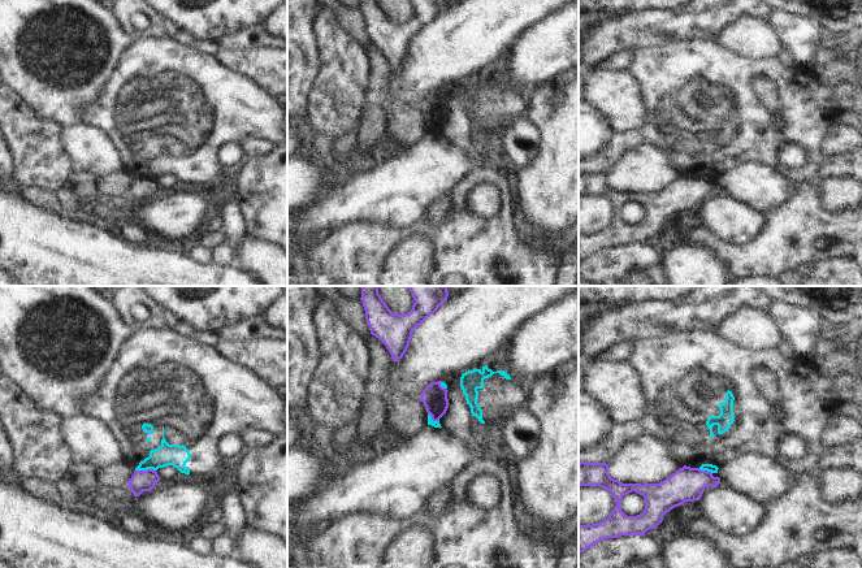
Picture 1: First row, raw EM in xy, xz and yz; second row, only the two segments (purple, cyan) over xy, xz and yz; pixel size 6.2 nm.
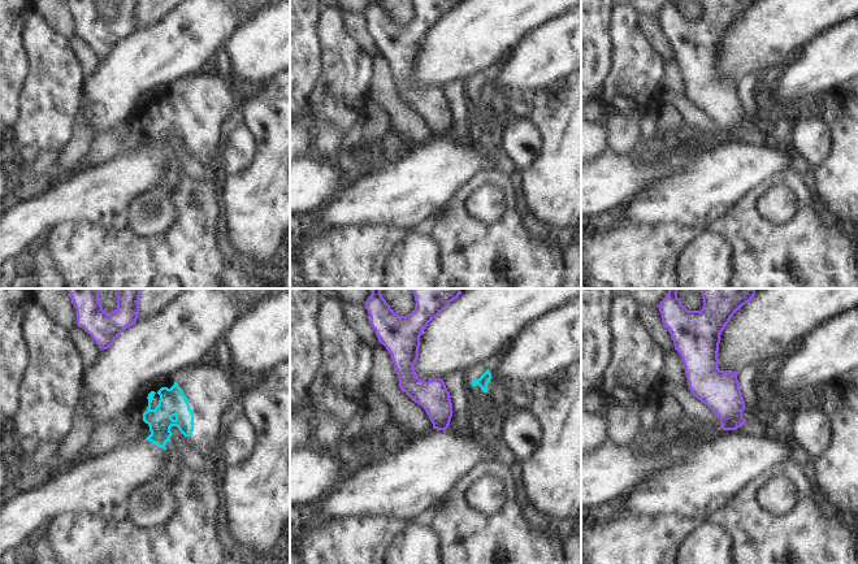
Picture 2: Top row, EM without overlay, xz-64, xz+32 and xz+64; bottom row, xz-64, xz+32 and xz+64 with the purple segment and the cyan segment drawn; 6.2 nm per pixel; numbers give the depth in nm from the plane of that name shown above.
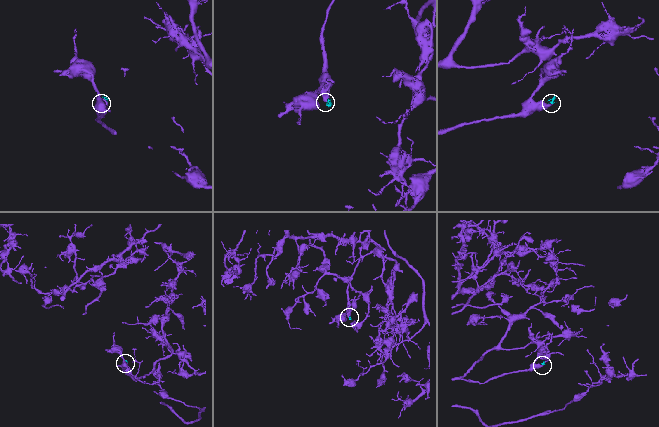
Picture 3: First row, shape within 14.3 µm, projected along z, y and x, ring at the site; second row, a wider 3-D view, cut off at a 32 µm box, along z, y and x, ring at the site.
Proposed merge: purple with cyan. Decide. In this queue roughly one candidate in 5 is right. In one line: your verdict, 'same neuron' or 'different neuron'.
different neuron

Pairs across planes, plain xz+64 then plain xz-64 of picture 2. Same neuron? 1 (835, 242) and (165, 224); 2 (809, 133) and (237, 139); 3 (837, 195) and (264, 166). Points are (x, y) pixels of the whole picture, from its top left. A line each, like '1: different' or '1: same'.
1: different
2: same
3: same

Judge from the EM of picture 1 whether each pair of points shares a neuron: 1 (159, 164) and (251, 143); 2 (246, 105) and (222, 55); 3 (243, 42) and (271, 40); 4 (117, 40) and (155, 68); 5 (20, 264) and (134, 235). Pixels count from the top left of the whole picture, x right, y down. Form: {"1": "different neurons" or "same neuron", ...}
{"1": "different neurons", "2": "different neurons", "3": "same neuron", "4": "different neurons", "5": "different neurons"}

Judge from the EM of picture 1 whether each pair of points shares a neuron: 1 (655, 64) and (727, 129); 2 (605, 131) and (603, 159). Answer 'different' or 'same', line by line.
1: same
2: different

